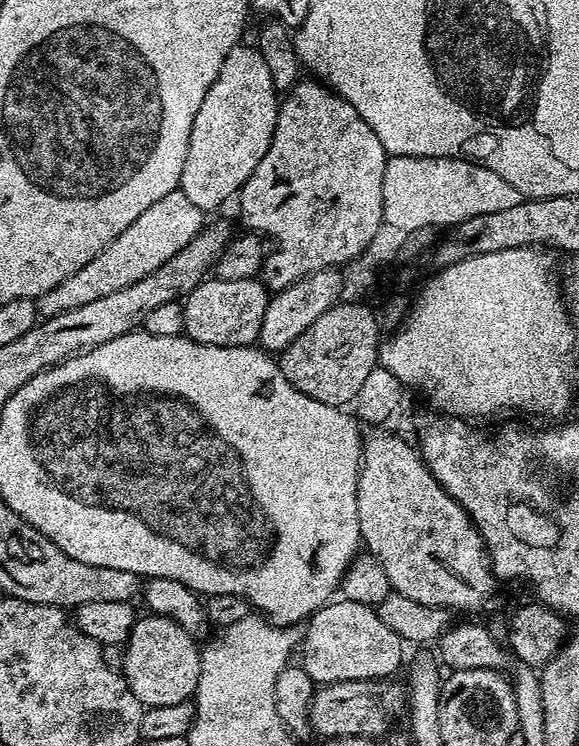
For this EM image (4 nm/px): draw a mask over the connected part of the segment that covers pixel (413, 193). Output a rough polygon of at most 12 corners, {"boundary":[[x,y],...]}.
{"boundary":[[391,156],[384,222],[414,234],[524,199],[451,156]]}

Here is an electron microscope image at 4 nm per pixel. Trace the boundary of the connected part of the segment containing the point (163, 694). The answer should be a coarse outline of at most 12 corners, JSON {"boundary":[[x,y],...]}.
{"boundary":[[141,615],[122,648],[144,708],[192,700],[197,637]]}

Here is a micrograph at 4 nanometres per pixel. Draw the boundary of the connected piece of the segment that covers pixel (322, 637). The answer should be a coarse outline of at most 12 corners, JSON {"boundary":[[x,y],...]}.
{"boundary":[[336,598],[306,621],[316,686],[382,680],[405,641],[373,605]]}

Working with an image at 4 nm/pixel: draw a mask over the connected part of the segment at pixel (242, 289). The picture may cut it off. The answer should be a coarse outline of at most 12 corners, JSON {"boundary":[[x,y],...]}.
{"boundary":[[205,278],[183,298],[189,340],[255,345],[270,299],[256,278]]}

